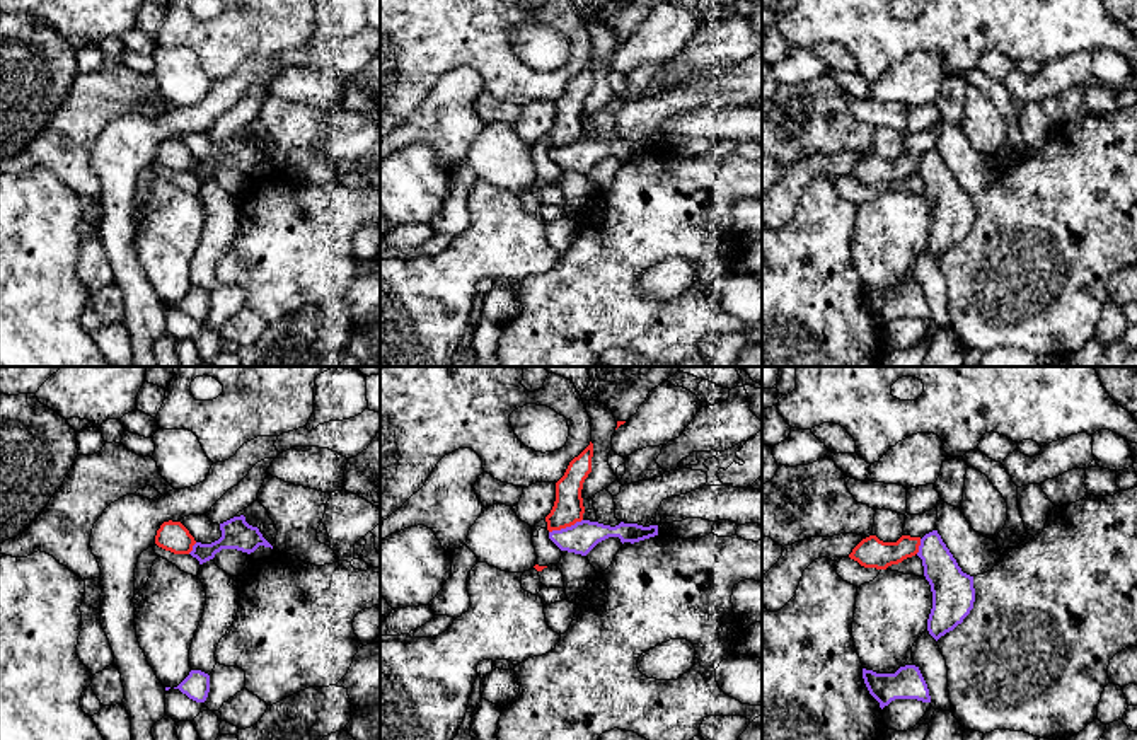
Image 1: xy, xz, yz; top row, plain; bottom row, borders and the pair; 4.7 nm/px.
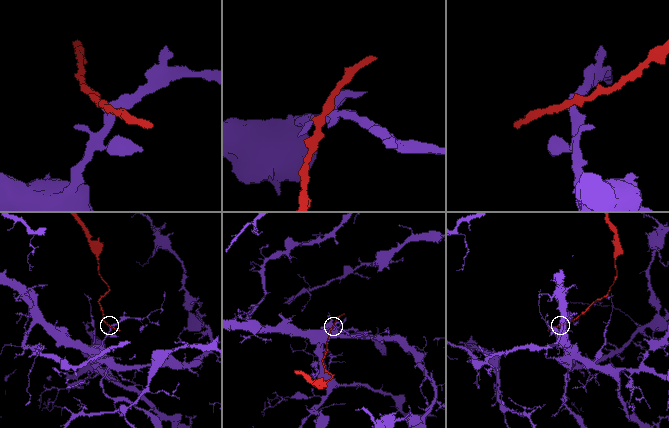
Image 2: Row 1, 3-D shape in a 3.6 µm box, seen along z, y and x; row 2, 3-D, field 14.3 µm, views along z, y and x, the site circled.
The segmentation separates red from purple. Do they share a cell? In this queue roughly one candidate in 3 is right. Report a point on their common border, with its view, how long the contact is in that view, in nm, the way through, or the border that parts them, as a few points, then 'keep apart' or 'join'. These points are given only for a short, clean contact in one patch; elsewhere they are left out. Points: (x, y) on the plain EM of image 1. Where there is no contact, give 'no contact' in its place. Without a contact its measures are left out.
xz (565, 145) | 170 nm | along xz (582, 137), (549, 150) | keep apart

